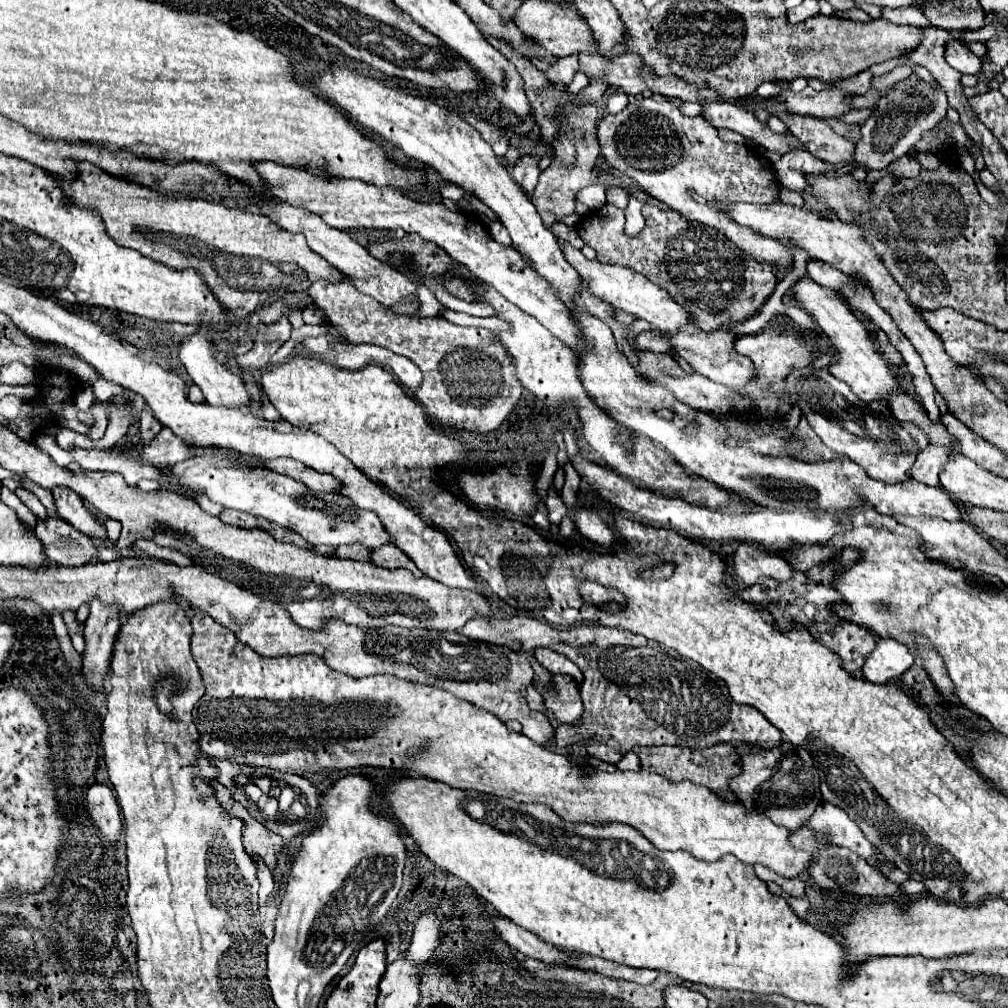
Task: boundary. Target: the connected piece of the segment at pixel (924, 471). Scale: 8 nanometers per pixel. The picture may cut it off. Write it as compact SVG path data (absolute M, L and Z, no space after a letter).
M928 446L924 448L918 458L916 464L910 470L910 476L918 482L924 482L928 486L938 486L938 476L944 468L944 464L950 458L950 448L940 448L940 446Z

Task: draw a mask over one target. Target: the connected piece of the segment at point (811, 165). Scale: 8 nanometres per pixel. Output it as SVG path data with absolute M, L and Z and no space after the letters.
M798 148L798 150L790 150L774 164L774 174L778 182L784 184L786 188L794 192L804 192L804 184L806 184L804 176L820 174L820 172L834 170L834 168L838 166L824 166L824 162L810 156L806 150Z

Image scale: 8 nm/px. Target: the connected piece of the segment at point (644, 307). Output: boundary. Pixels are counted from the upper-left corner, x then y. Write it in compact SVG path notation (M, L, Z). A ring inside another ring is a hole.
M558 238L558 246L564 254L564 258L576 268L576 272L582 276L582 280L588 284L588 292L600 300L604 300L606 304L624 310L636 318L642 318L646 322L650 322L654 328L660 330L678 330L684 324L692 324L690 314L680 308L680 304L676 304L668 292L664 292L660 286L648 282L648 278L644 278L642 274L636 274L634 270L628 270L624 266L614 266L614 264L602 264L598 260L588 260L578 248L574 248L570 242Z

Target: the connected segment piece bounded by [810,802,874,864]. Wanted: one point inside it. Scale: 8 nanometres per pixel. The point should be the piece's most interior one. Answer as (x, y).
(843, 832)

